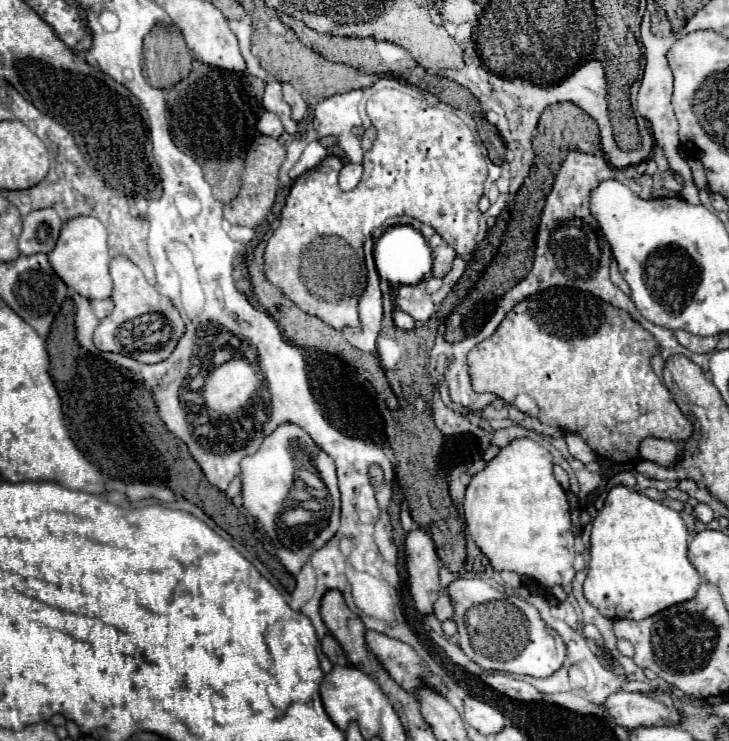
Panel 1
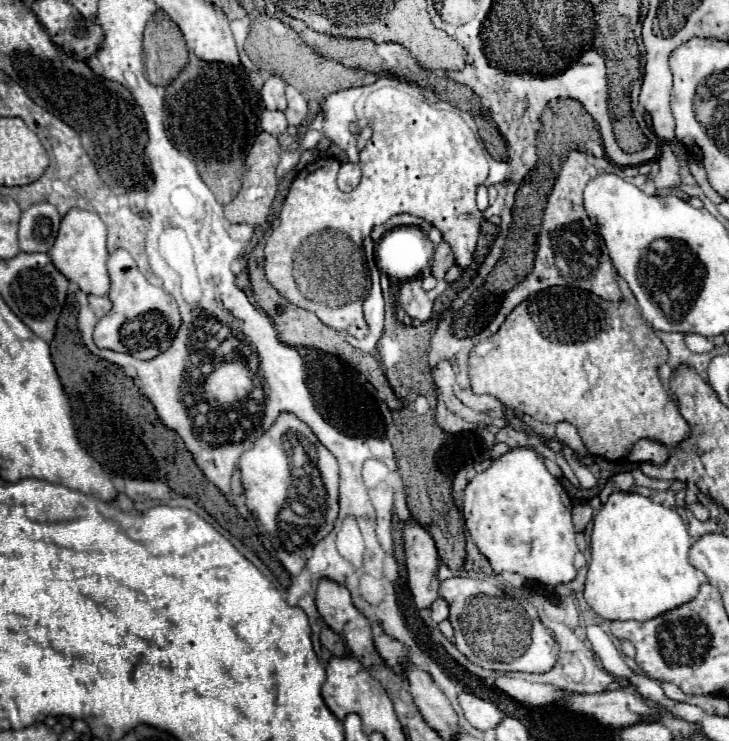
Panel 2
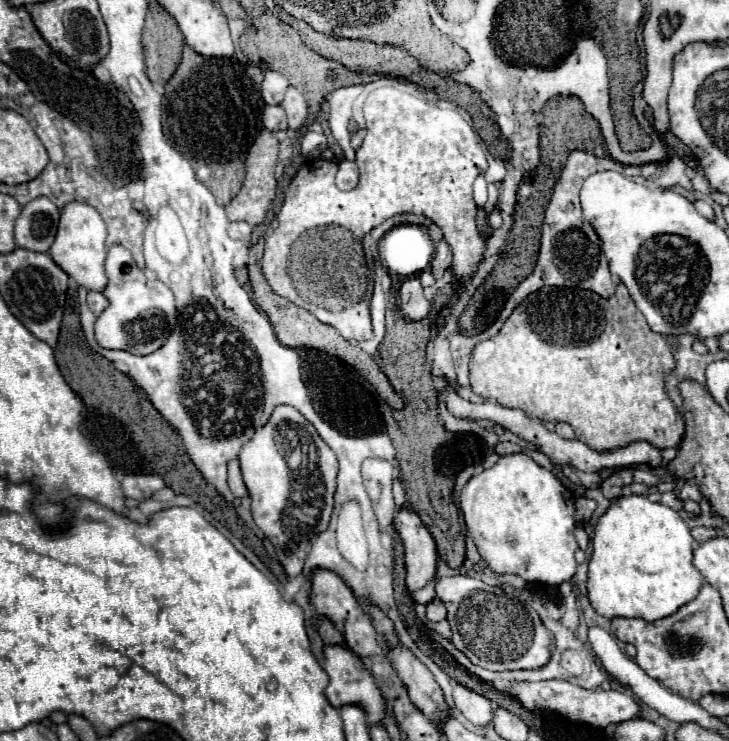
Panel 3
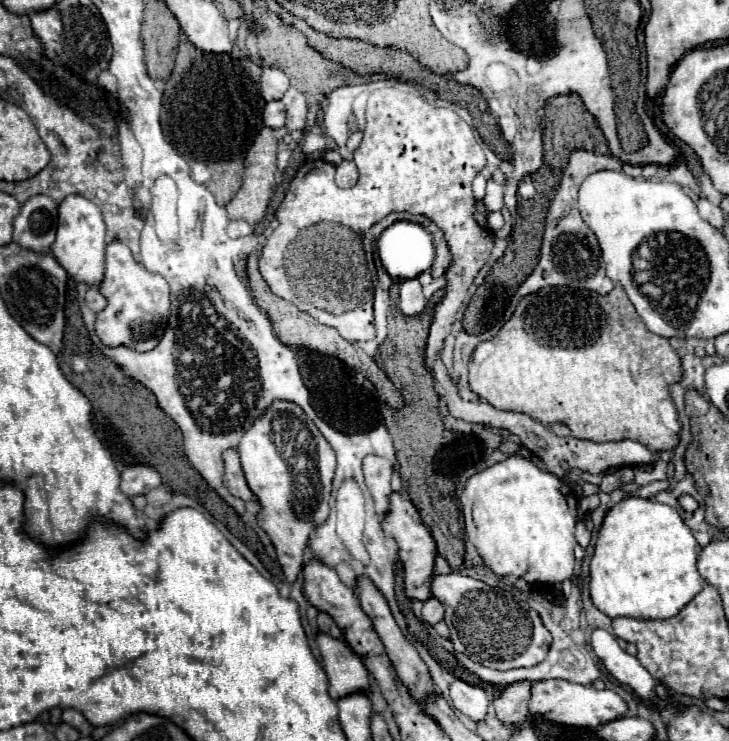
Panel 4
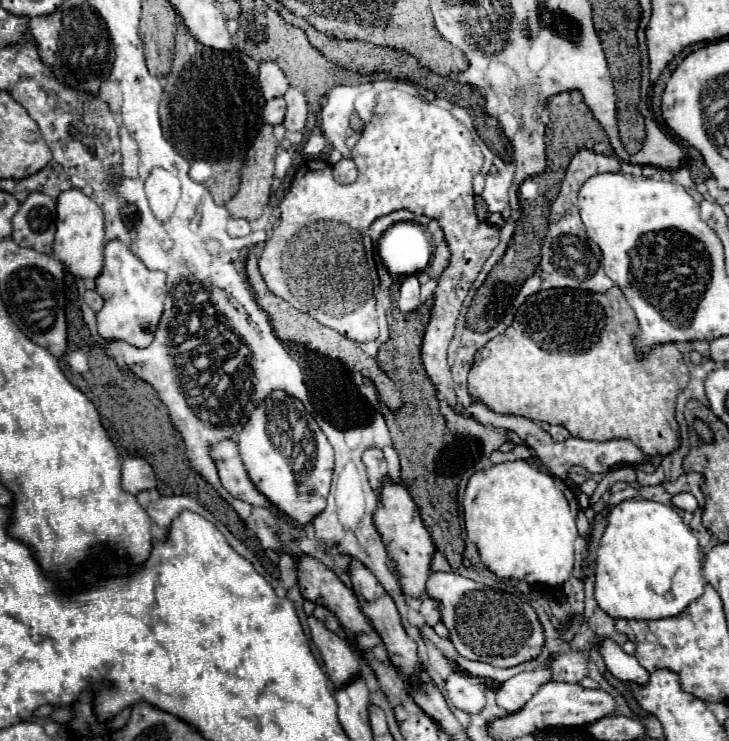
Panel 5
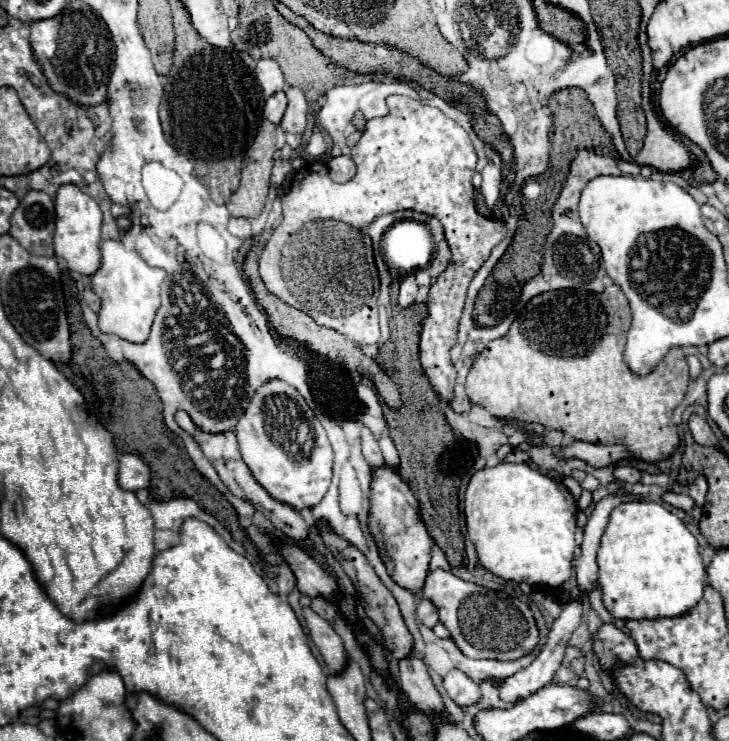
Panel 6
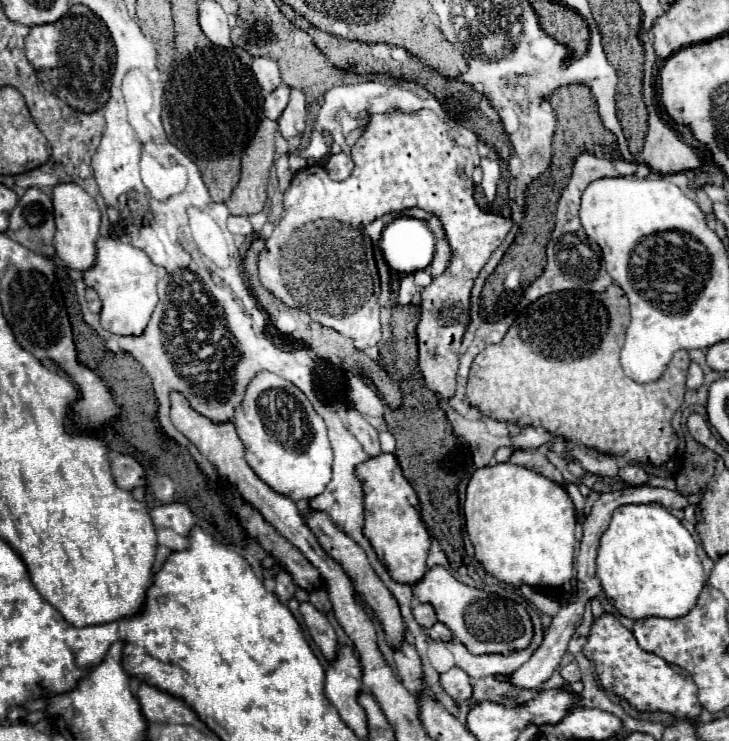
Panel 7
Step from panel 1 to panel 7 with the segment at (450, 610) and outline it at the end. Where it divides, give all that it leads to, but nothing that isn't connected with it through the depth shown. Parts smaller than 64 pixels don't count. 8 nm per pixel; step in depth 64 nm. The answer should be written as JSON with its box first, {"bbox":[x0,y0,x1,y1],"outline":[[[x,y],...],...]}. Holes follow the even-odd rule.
{"bbox":[412,602,436,628],"outline":[[[416,602],[414,604],[414,610],[412,610],[416,622],[422,626],[422,628],[432,628],[432,624],[436,624],[436,612],[432,608],[432,604],[424,604],[424,602]]]}

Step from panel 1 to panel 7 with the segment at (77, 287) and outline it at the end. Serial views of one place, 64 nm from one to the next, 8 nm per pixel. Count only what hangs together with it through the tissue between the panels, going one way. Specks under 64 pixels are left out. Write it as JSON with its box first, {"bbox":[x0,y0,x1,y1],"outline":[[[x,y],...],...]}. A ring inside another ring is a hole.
{"bbox":[52,182,102,272],"outline":[[[66,182],[56,184],[52,192],[54,200],[54,220],[56,220],[56,236],[54,236],[54,248],[56,254],[66,262],[68,268],[86,272],[96,262],[96,240],[102,236],[102,210],[94,196],[88,196],[78,184]]]}

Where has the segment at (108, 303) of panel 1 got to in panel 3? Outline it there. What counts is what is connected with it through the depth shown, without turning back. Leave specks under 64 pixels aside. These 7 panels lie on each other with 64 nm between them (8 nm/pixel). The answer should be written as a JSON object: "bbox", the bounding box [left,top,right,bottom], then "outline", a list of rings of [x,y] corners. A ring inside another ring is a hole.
{"bbox":[88,292,108,316],"outline":[[[88,292],[88,308],[98,316],[100,312],[104,312],[104,308],[108,306],[108,300],[104,294],[100,292]]]}

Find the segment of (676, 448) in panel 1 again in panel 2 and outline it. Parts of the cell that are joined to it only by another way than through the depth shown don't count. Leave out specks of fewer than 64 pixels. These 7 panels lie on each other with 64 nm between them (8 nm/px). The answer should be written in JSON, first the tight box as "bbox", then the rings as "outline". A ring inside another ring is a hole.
{"bbox":[628,440,672,464],"outline":[[[638,440],[628,456],[630,462],[652,462],[652,464],[664,464],[672,454],[670,446],[664,446],[654,440]]]}

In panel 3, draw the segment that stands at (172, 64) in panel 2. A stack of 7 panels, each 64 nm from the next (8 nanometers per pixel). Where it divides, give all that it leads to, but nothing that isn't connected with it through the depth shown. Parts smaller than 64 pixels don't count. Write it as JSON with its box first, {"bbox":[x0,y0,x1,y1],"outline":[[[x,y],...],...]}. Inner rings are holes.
{"bbox":[142,2,184,84],"outline":[[[150,2],[142,44],[148,78],[166,84],[182,60],[184,36],[176,20],[158,2]]]}

